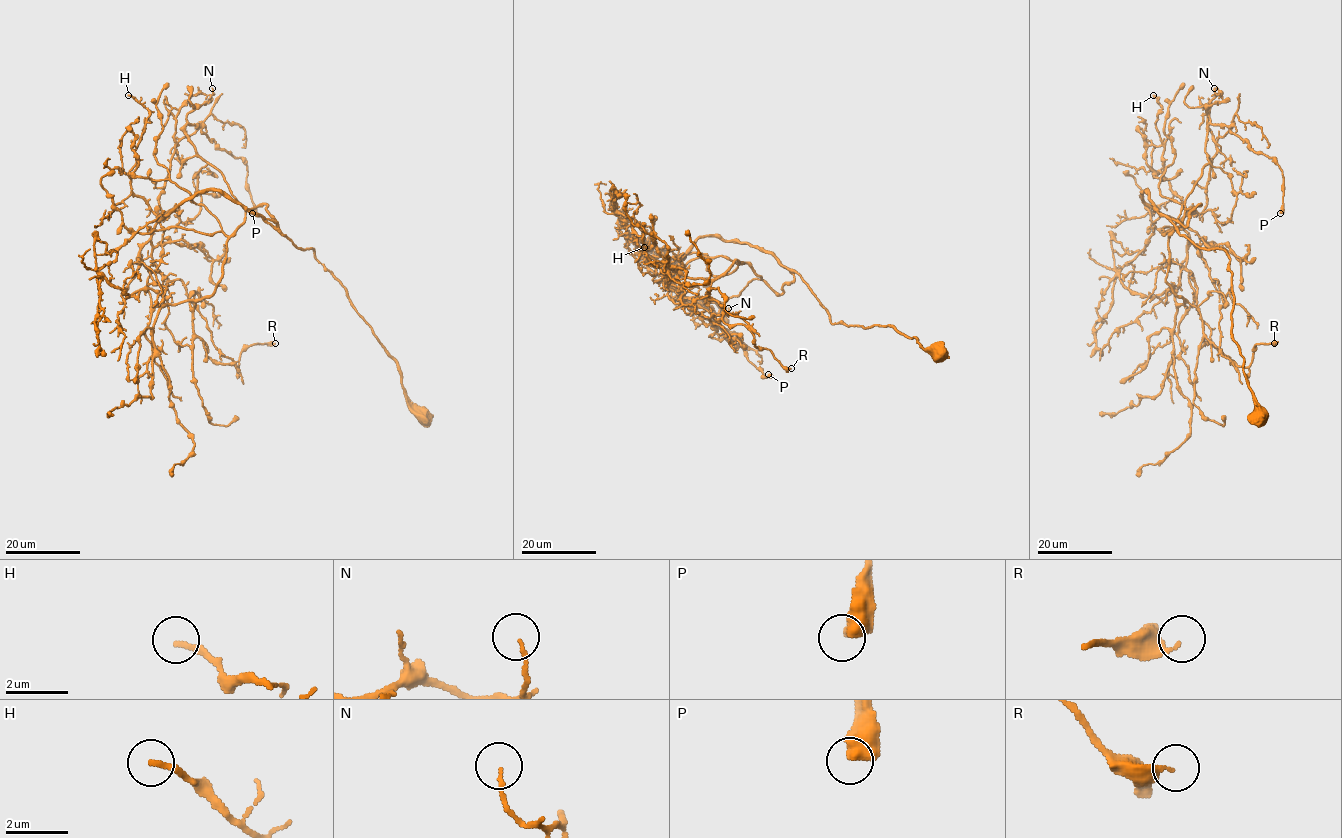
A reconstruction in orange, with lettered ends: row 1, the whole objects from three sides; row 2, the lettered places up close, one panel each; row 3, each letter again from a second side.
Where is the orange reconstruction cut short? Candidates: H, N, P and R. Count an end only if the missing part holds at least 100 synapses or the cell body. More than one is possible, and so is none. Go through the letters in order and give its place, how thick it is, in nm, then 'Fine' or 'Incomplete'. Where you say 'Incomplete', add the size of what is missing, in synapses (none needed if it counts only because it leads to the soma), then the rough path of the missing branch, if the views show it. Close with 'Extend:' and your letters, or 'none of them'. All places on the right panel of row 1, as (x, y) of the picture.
H: Place: (1153, 95). Thickness 180 nm. Fine
N: Place: (1214, 88). Thickness 120 nm. Fine
P: Place: (1280, 213). Thickness 550 nm. Fine
R: Place: (1274, 343). Thickness 200 nm. Fine
Extend: none of them

